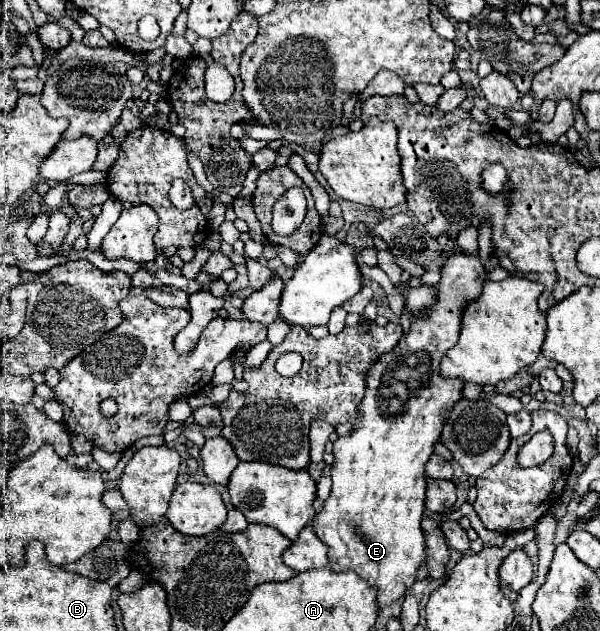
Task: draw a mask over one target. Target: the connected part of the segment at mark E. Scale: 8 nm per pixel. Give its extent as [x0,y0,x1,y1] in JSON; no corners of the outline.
[313,250,487,604]

